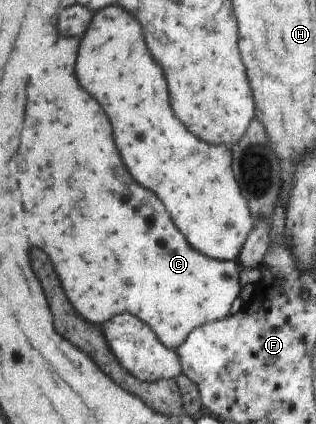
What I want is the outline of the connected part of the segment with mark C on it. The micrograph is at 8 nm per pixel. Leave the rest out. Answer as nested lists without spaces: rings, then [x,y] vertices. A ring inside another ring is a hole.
[[[61,37],[43,65],[41,75],[31,79],[31,105],[27,125],[23,127],[21,153],[29,177],[17,183],[17,195],[21,191],[23,201],[31,199],[29,203],[35,207],[37,239],[43,239],[45,251],[59,261],[59,273],[78,313],[101,326],[120,314],[134,314],[151,325],[164,345],[177,351],[193,329],[227,317],[241,291],[239,267],[230,260],[209,259],[191,247],[159,195],[135,181],[121,157],[107,111],[79,83],[77,59],[82,41],[83,37]],[[55,213],[79,213],[79,217],[75,217],[75,223],[69,223],[69,219],[61,221],[67,231],[55,233],[55,229],[59,229]]]

